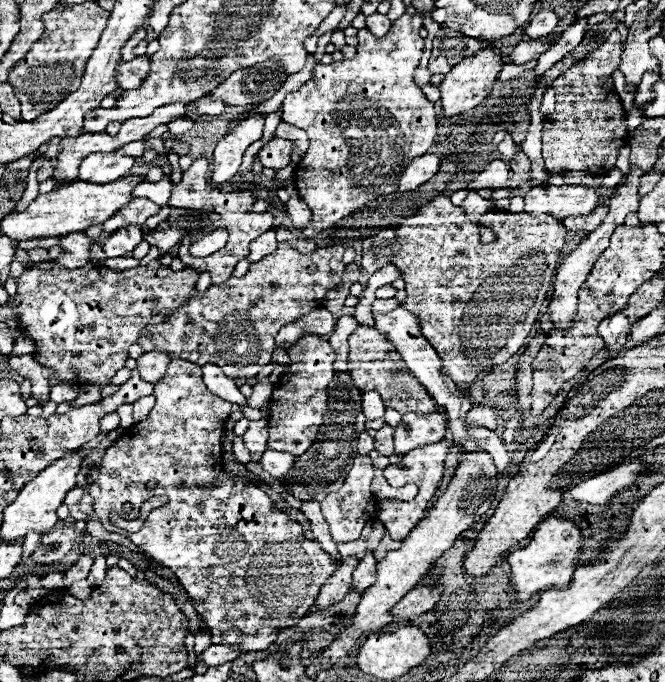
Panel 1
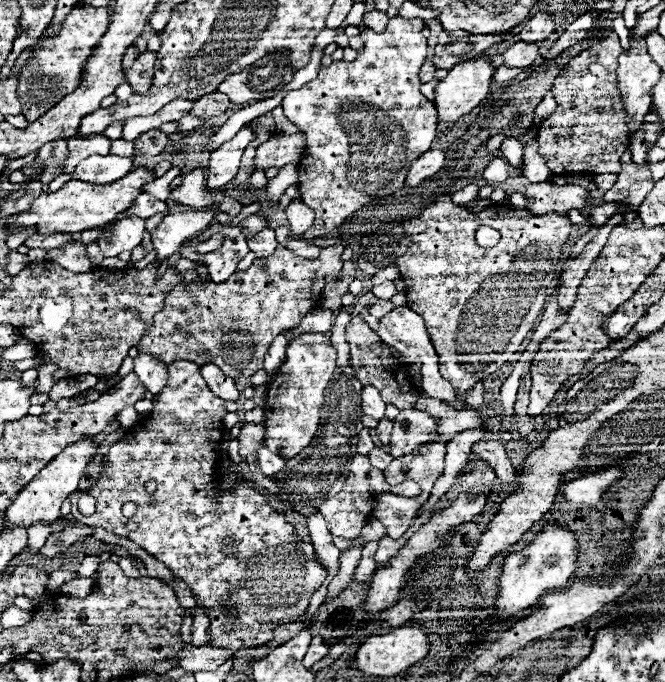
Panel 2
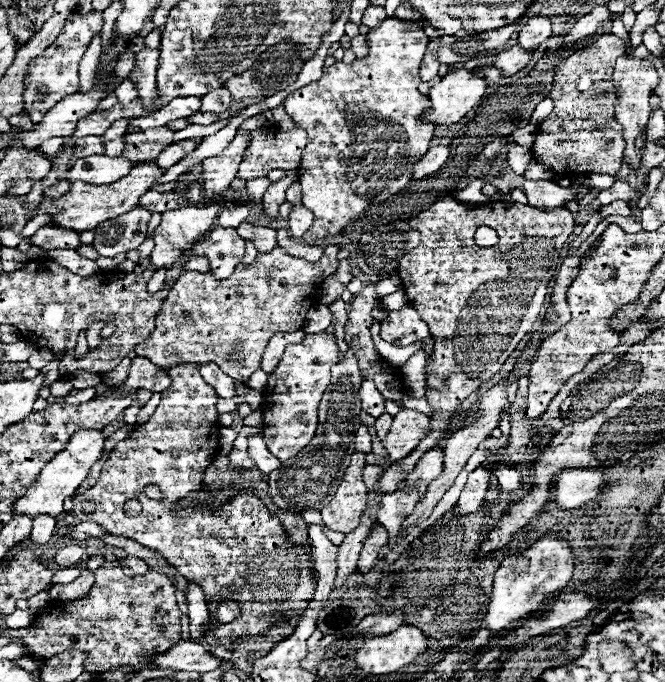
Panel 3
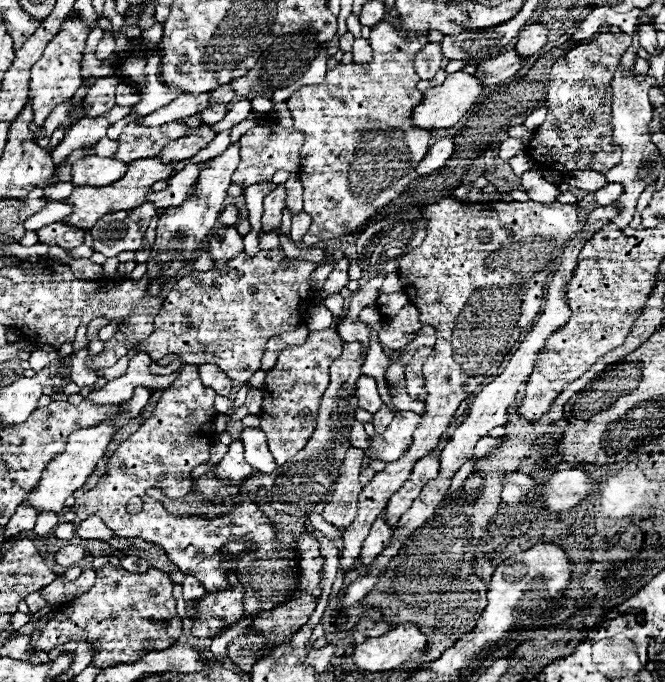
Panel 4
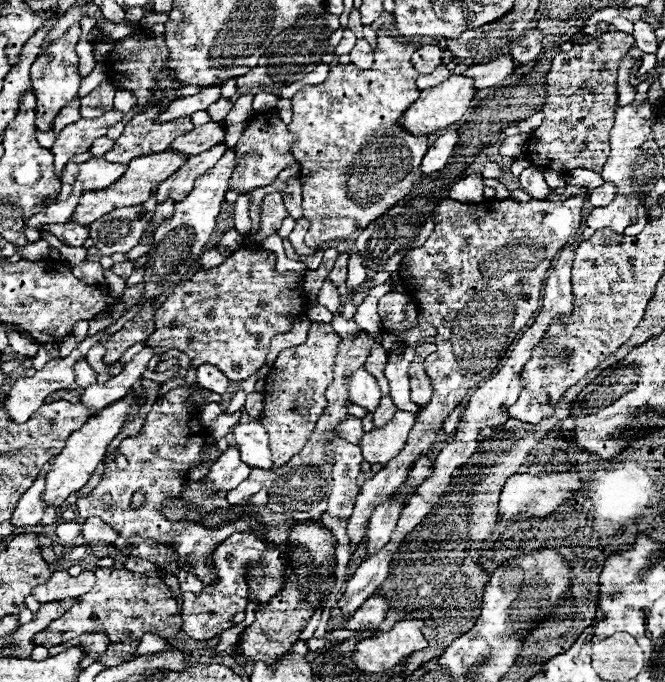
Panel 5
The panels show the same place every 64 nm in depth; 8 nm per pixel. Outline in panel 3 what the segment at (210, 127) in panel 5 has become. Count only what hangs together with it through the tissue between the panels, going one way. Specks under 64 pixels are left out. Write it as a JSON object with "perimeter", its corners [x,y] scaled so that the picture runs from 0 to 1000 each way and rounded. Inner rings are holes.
{"perimeter":[[[274,205],[268,211],[256,211],[250,214],[250,220],[238,229],[235,240],[244,246],[244,249],[253,249],[256,243],[262,243],[268,235],[274,235],[283,223],[289,223],[295,217],[295,205]]]}

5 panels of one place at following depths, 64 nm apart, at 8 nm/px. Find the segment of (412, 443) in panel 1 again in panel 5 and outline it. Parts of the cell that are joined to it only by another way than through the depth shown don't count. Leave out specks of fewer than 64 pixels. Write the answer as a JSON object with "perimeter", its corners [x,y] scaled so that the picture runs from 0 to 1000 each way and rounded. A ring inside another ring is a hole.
{"perimeter":[[[598,601],[592,613],[580,625],[574,625],[574,630],[550,633],[541,648],[547,674],[553,674],[556,680],[580,680],[589,672],[595,672],[608,660],[614,633],[620,630],[623,619],[626,619],[623,604]]]}

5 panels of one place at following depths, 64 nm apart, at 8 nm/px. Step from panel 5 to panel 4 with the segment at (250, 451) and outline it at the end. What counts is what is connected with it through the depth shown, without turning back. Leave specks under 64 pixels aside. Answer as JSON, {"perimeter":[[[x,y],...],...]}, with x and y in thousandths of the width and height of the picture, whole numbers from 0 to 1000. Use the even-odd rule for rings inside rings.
{"perimeter":[[[367,628],[361,633],[361,642],[367,648],[370,677],[376,677],[394,695],[406,695],[415,689],[415,674],[406,666],[400,651],[400,636],[391,628]]]}

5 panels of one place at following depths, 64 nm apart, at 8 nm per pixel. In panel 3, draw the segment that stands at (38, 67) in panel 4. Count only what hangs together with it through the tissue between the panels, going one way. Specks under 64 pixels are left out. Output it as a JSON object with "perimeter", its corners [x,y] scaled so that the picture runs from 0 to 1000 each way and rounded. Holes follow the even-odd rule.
{"perimeter":[[[138,15],[129,23],[117,18],[105,21],[105,26],[93,41],[93,50],[81,59],[81,65],[75,65],[57,85],[51,85],[42,94],[42,103],[36,111],[36,164],[45,170],[51,182],[57,182],[69,167],[69,161],[75,161],[96,141],[117,135],[117,94],[132,65],[138,62],[138,56],[153,47],[153,38],[156,38],[156,29],[153,29],[153,18],[147,15]]]}

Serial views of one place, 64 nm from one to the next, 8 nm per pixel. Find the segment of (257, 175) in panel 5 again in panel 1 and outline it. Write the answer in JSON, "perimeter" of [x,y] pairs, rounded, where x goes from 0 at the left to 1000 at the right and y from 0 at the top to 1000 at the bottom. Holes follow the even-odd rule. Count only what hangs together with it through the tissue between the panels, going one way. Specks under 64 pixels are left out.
{"perimeter":[[[412,202],[409,208],[403,208],[403,211],[388,223],[388,229],[391,229],[391,238],[394,238],[400,246],[424,249],[424,246],[430,246],[433,240],[439,240],[436,223],[439,223],[439,208],[424,205],[424,202]]]}

